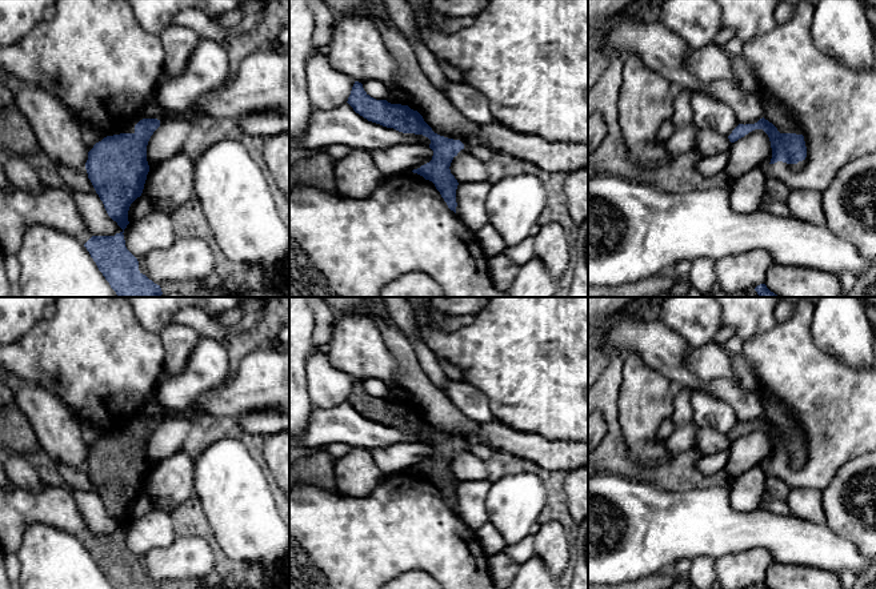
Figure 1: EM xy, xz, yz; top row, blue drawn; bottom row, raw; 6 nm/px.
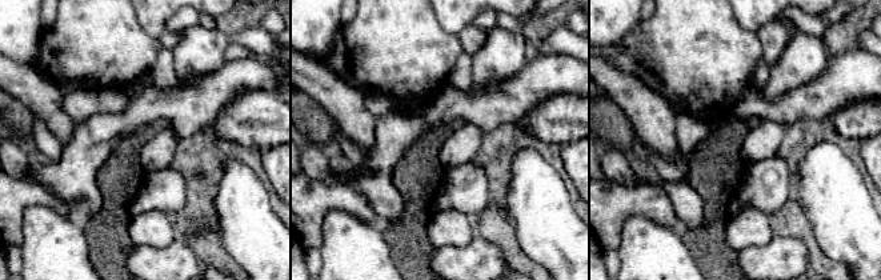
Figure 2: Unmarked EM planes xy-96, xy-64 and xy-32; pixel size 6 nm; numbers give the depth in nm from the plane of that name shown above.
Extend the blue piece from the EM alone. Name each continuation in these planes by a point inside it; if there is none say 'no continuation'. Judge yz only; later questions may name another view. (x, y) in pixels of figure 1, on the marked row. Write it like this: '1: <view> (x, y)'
no continuation

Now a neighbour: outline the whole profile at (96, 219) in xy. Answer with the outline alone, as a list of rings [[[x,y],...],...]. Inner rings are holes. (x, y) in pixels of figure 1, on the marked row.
[[[71,191],[71,193],[92,236],[115,236],[123,232],[117,223],[108,216],[97,193],[79,191]]]

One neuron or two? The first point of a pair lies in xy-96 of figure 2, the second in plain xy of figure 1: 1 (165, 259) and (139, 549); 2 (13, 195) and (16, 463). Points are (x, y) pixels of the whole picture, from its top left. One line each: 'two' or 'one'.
1: two
2: two

